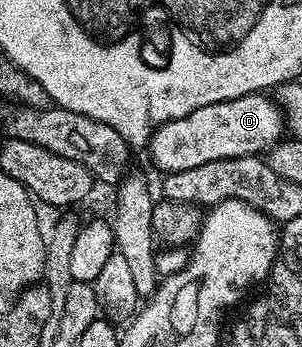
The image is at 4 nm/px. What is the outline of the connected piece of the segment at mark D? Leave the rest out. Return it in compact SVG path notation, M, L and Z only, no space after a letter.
M263 93L247 94L234 100L206 105L186 117L159 126L151 136L148 152L161 173L185 171L211 160L261 155L281 140L285 130L283 114L271 97Z

